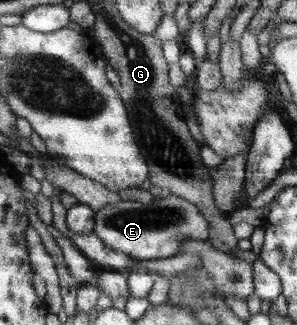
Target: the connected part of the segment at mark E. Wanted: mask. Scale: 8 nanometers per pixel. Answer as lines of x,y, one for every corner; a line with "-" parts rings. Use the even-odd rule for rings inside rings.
164,194
161,203
145,204
139,201
118,200
95,211
93,233
104,246
131,256
136,261
165,259
180,254
183,243
196,239
208,241
209,221
194,203
181,196

